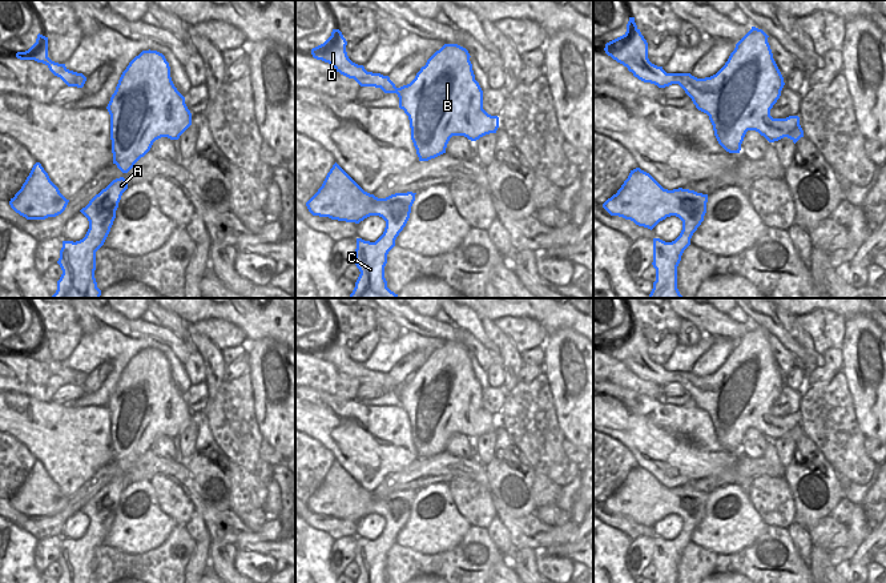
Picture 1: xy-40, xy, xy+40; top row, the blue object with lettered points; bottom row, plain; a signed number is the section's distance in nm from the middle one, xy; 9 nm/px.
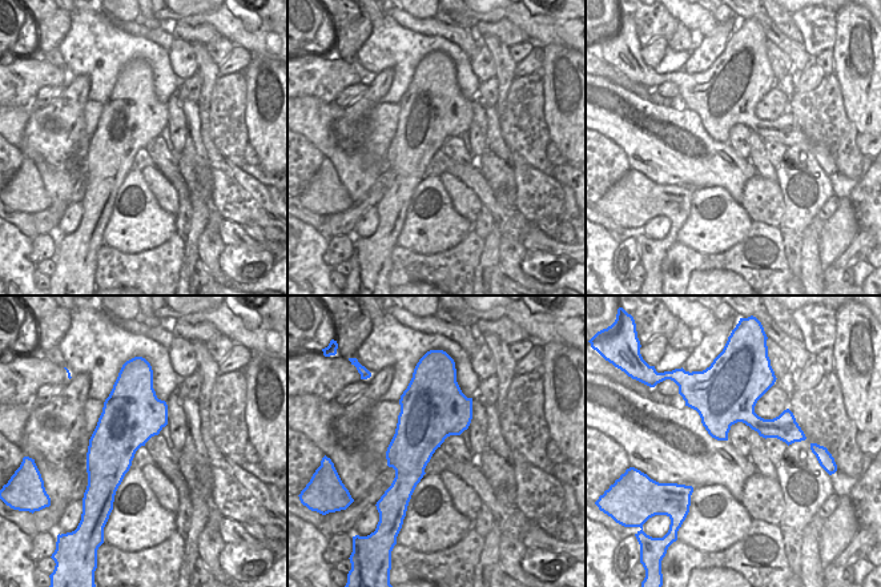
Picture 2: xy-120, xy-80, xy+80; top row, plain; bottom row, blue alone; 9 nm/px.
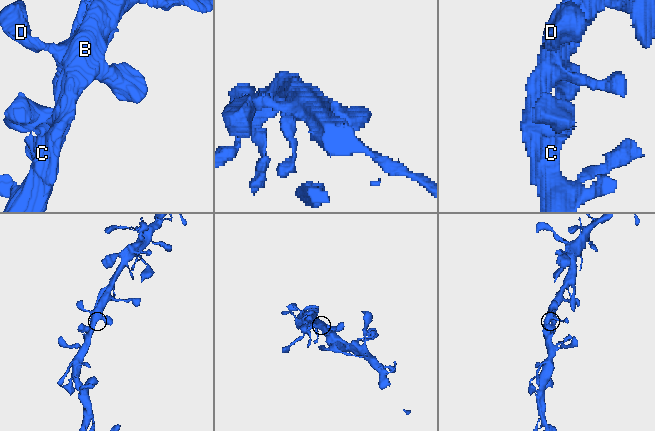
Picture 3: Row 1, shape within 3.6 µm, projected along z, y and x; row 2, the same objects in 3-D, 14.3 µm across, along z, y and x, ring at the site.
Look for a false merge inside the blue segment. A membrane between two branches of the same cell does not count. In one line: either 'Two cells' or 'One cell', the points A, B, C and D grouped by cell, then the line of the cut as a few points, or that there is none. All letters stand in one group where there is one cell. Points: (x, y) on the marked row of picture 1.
One cell. Groups: A B C D. No split.

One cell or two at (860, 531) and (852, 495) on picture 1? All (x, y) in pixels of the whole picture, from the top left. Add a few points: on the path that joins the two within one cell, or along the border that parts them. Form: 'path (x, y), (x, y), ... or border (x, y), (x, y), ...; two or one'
border (854, 503), (861, 505); two

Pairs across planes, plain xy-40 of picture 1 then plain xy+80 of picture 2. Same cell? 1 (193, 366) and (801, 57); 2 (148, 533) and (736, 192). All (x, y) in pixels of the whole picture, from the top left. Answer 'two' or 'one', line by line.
1: two
2: two

